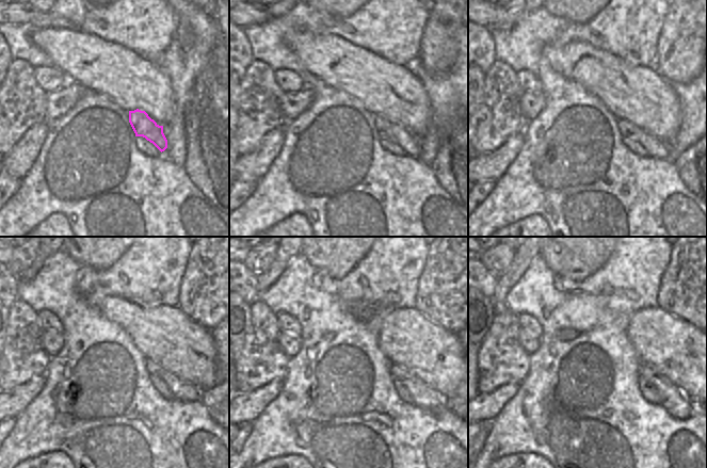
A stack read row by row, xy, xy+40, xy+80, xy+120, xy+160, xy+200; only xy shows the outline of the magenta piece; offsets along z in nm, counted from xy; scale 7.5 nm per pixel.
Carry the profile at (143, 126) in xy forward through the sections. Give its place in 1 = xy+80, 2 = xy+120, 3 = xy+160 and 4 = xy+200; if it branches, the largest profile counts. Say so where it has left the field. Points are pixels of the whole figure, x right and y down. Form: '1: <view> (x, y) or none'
1: xy+80 (655, 148)
2: xy+120 (181, 390)
3: xy+160 (423, 396)
4: xy+200 (678, 405)

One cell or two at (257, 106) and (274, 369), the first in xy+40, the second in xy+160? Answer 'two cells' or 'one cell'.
one cell

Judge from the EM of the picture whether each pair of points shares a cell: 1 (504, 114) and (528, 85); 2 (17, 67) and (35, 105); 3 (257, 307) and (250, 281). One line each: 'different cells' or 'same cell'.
1: different cells
2: same cell
3: different cells

